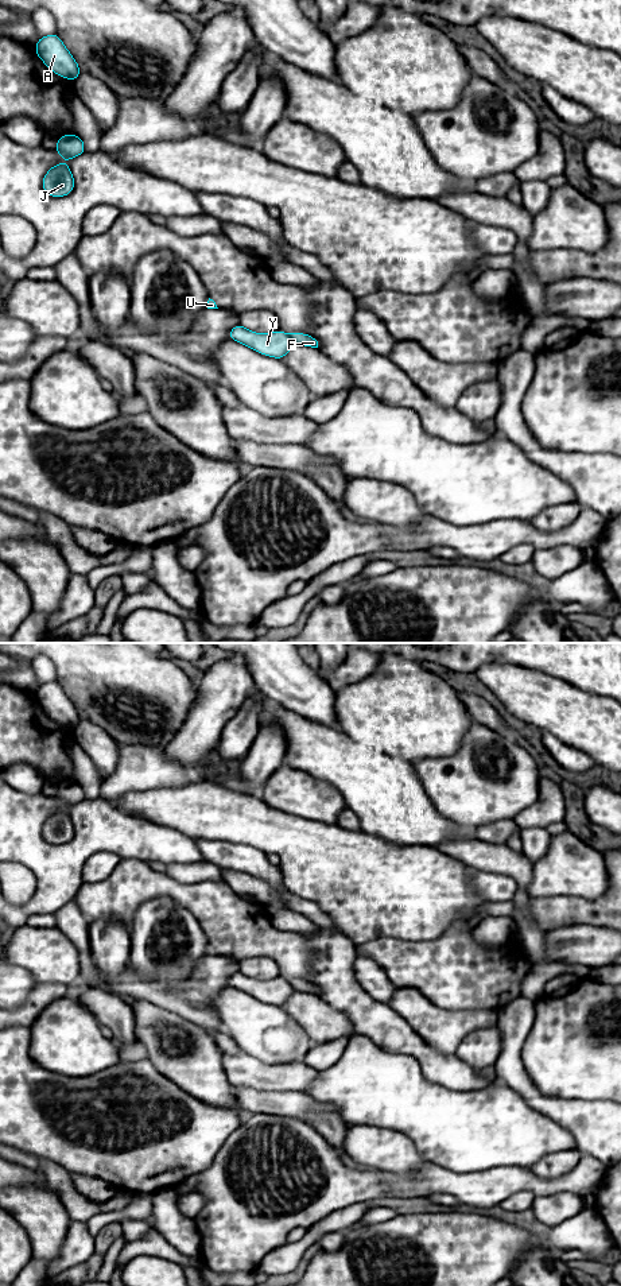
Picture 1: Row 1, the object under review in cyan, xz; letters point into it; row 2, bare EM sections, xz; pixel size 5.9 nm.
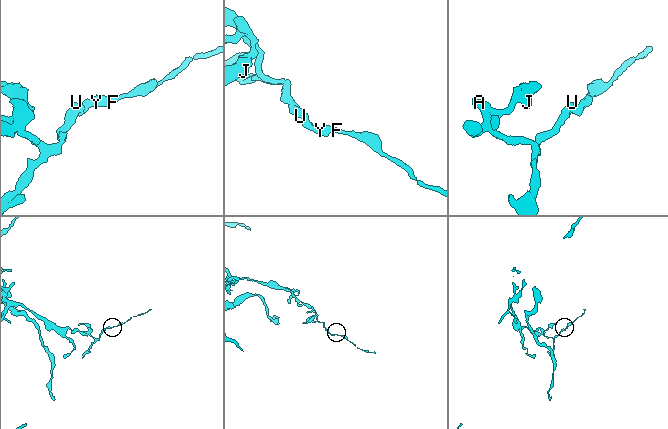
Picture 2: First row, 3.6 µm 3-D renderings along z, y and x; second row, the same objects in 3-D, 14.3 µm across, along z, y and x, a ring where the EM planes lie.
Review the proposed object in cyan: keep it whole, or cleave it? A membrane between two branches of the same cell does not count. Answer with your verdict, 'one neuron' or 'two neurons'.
two neurons

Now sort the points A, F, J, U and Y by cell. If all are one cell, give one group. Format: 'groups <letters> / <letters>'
groups A J U Y / F

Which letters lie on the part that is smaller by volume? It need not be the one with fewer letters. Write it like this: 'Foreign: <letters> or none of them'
Foreign: F

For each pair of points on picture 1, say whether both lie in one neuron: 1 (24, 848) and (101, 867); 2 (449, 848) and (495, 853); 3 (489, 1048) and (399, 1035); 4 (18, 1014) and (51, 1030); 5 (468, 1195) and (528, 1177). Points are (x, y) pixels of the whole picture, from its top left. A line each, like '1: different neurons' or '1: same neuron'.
1: different neurons
2: same neuron
3: different neurons
4: different neurons
5: same neuron

